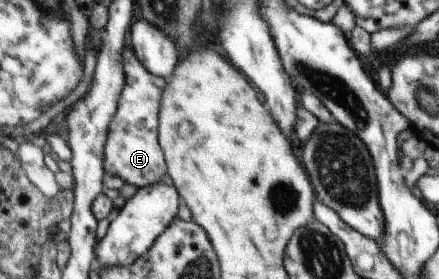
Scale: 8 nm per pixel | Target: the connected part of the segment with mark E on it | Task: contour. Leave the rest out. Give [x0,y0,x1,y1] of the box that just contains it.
[104,43,168,189]

